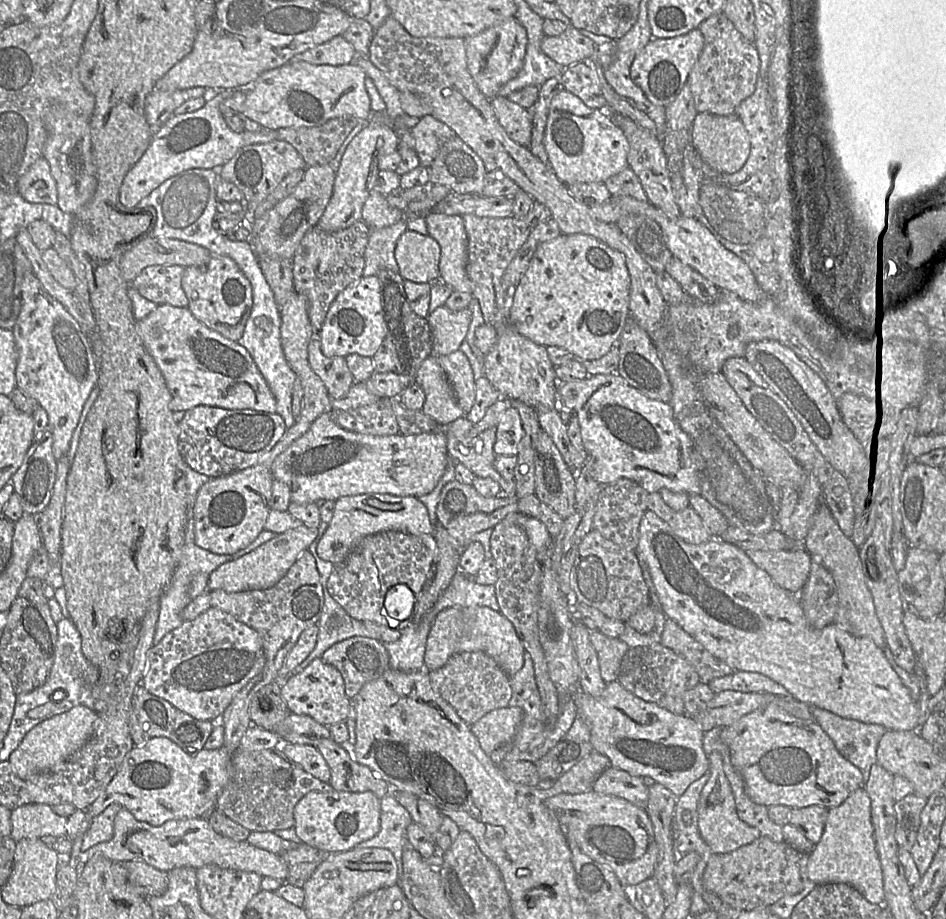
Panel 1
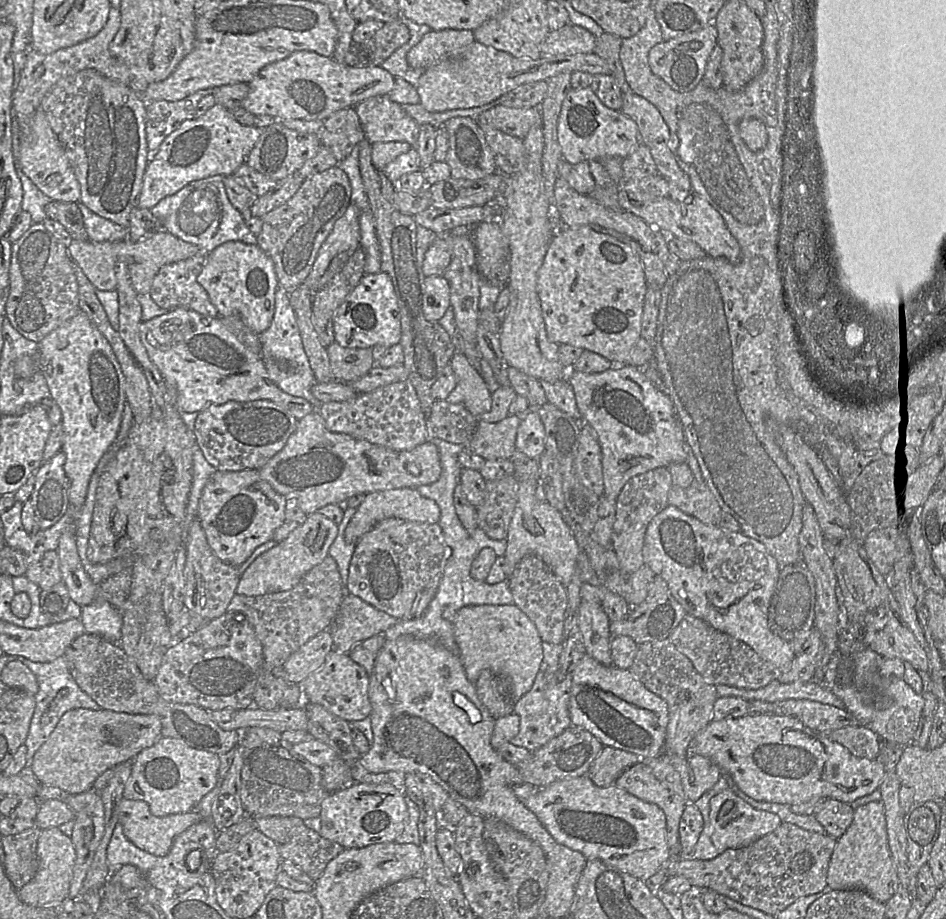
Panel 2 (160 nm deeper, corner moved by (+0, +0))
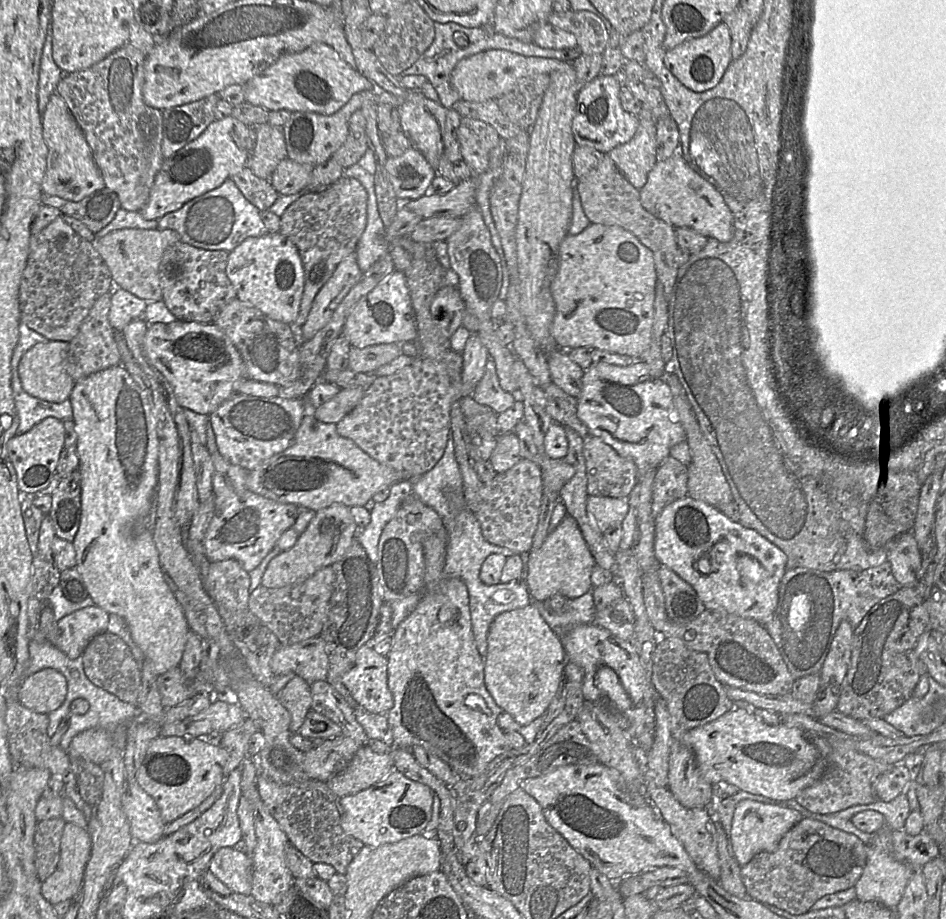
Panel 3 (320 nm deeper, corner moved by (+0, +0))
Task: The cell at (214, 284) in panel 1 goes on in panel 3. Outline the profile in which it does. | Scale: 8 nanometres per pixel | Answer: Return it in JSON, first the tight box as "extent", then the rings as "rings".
{"extent":[226,232,305,324],"rings":[[[280,232],[249,237],[229,252],[226,274],[236,298],[250,303],[269,318],[294,324],[305,285],[305,272],[297,247]]]}

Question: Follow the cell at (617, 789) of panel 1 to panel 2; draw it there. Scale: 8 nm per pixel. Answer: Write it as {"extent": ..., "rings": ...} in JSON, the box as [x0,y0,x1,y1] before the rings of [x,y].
{"extent":[614,762,687,854],"rings":[[[640,762],[625,770],[614,782],[630,794],[659,807],[666,817],[667,841],[675,854],[679,847],[679,823],[687,806],[684,796],[680,796],[661,783],[652,769]]]}

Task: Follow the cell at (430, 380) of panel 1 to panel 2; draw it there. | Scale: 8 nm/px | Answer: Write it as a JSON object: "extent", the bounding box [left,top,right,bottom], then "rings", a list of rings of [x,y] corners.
{"extent":[445,353,492,416],"rings":[[[455,353],[450,359],[449,366],[456,376],[457,384],[445,400],[449,403],[462,404],[475,416],[489,411],[492,392],[472,362],[464,355]]]}

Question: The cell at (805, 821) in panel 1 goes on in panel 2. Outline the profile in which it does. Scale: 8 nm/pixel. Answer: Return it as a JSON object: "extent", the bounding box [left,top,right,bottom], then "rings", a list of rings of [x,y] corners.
{"extent":[813,799,854,839],"rings":[[[823,799],[816,804],[813,815],[823,826],[825,834],[838,839],[851,825],[854,810],[851,804]]]}

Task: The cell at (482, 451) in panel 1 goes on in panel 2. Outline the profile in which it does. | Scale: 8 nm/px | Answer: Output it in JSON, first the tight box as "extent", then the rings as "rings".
{"extent":[464,414,521,461],"rings":[[[516,414],[495,423],[479,420],[471,439],[464,447],[486,461],[511,459],[516,449],[515,442],[520,422],[521,417]]]}

